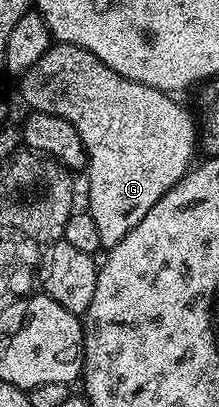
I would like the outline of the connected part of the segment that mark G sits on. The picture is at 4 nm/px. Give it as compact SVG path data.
M51 44L50 50L30 70L21 74L18 89L22 97L35 113L47 113L53 117L64 119L74 125L80 135L82 147L88 158L84 176L90 180L90 190L86 197L90 200L88 211L92 219L96 219L96 227L100 234L100 243L109 247L120 243L152 207L168 192L184 175L190 172L195 164L194 149L200 145L200 125L194 117L178 102L177 96L159 89L148 87L144 83L136 83L132 79L124 79L112 67L108 67L92 51L81 49L75 45Z

